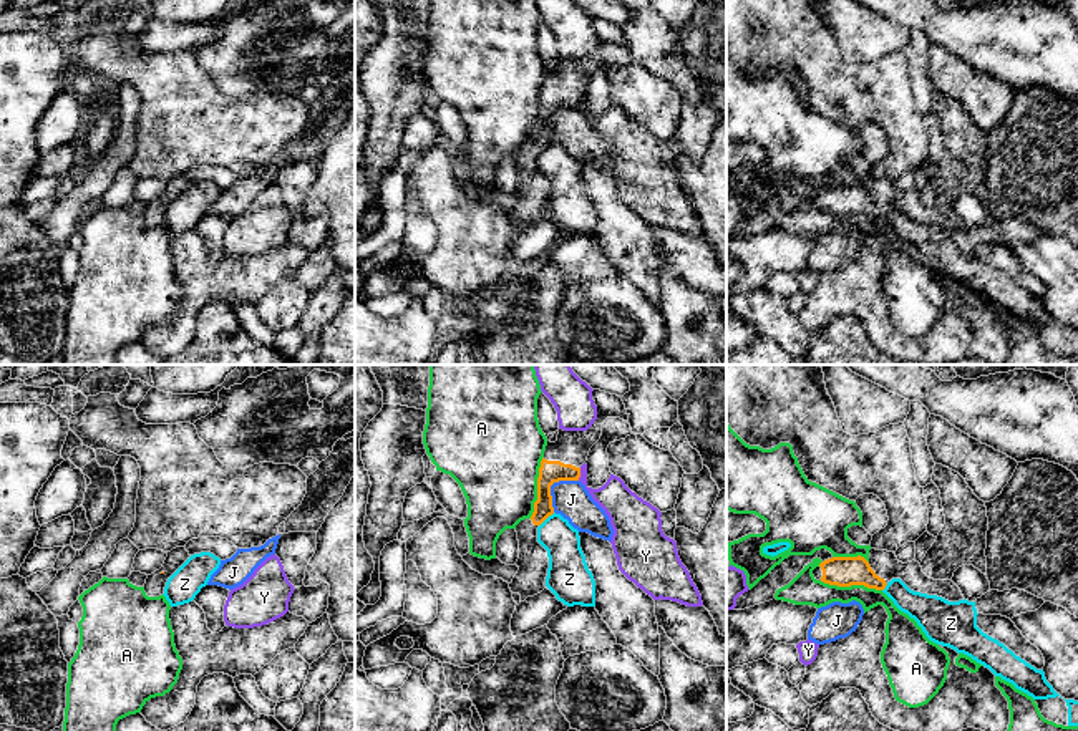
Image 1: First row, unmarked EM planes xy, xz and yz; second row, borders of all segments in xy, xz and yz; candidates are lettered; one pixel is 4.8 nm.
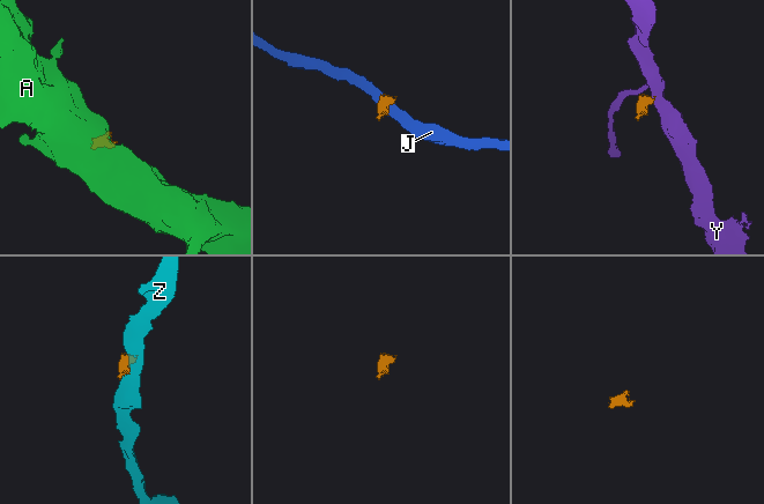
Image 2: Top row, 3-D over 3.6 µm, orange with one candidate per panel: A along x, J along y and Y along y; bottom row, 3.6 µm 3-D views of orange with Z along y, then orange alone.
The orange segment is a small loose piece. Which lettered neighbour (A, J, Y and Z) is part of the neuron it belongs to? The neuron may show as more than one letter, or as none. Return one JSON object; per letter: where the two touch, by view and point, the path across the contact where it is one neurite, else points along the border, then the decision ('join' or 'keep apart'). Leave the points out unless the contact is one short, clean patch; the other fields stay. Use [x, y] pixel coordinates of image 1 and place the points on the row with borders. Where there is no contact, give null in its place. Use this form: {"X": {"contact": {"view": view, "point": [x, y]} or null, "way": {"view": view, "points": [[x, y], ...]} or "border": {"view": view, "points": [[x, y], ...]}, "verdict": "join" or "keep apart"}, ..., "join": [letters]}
{"A": {"contact": {"view": "xz", "point": [538, 488]}, "border": {"view": "xz", "points": [[543, 456], [538, 499], [529, 517]]}, "verdict": "keep apart"}, "J": {"contact": {"view": "xz", "point": [551, 484]}, "border": {"view": "xz", "points": [[577, 479], [559, 479], [551, 486], [553, 511]]}, "verdict": "keep apart"}, "Y": {"contact": {"view": "xz", "point": [579, 474]}, "border": {"view": "xz", "points": [[581, 468], [577, 479]]}, "verdict": "keep apart"}, "Z": {"contact": {"view": "xz", "point": [546, 517]}, "border": {"view": "xz", "points": [[554, 513], [539, 526]]}, "verdict": "keep apart"}, "join": []}

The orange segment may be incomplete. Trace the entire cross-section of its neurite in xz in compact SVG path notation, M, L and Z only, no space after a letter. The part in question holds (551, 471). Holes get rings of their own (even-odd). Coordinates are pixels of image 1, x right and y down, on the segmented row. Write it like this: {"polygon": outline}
{"polygon": "M600 390L592 391L597 406L597 419L587 431L559 429L557 441L547 441L537 477L537 501L529 519L516 525L519 540L519 567L509 588L521 595L521 602L546 588L549 569L547 550L537 542L537 527L554 514L551 486L559 481L579 481L580 466L587 461L590 448L602 436L607 418L620 418L629 423L629 414L620 396Z"}

